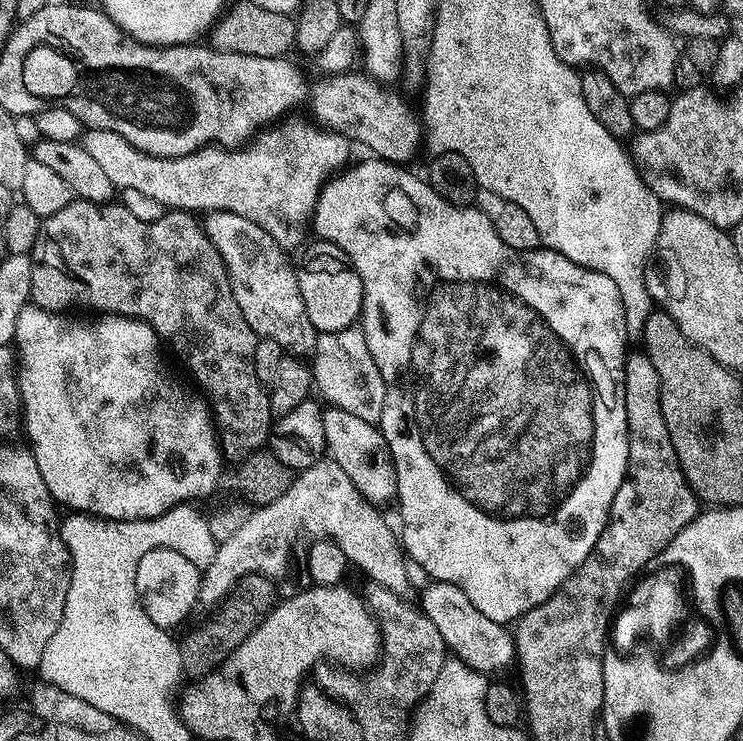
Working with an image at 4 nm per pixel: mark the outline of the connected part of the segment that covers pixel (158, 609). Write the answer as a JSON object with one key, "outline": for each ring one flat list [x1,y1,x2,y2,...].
{"outline":[[169,548,147,551,135,570,136,592,147,617,159,628,175,629,174,626,182,623,199,603,201,573,201,569,177,551]]}

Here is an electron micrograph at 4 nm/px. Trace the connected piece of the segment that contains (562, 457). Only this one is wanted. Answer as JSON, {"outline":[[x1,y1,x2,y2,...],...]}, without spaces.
{"outline":[[367,159,362,161,357,168,349,167,347,170,341,171,335,178,327,181,323,191,320,192,320,201,316,204,314,232,319,239,329,240,330,243,338,245,347,254,348,261,356,267,356,273,362,278,362,290,364,291,362,331,366,338,366,346,370,346,370,354,374,358,374,362,382,374,382,382,386,386,386,398,382,406,382,418,378,430,386,438,392,461,396,467,396,497,398,505,400,504,400,520,404,523,402,548,409,557,422,566,423,570,428,572,432,580,450,582,454,586,458,586,464,591,466,598,470,598,470,602,474,602,474,606,478,606,478,610,482,610,482,614,486,614,486,618,508,626,519,620,525,612,534,610,534,606,546,602,546,598,550,598,550,594,554,594,558,590,558,586,562,586,562,582,566,582,566,578,570,578,570,574,584,561,586,554,590,554,590,550,594,550,594,542,598,542,602,530,608,524,608,515,612,509,614,494,618,494,618,486,622,486,624,481,624,475,628,469,624,358,630,351,630,341,626,330,622,298,618,294,618,286,614,286,614,282,610,278,606,278,606,274,598,274,586,266,578,266,578,262,570,262,570,258,566,258,560,252,555,252,552,248,541,246,532,252,514,250,510,246,506,246,506,242,502,242,502,238,498,238,492,225,491,215,487,211,479,212,476,206,456,207,442,199,433,190,427,179,419,180,414,173,407,172,409,170,407,167,392,164,389,160]]}

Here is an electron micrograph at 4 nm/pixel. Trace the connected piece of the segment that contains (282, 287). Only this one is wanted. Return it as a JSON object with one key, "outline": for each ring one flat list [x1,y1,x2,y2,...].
{"outline":[[212,210,205,216,208,217,202,220,204,233,214,242,214,250,218,250,230,278,234,300,257,337,272,339,293,355,314,352,318,333,307,317,295,269,286,262,283,249,260,226,233,211]]}

